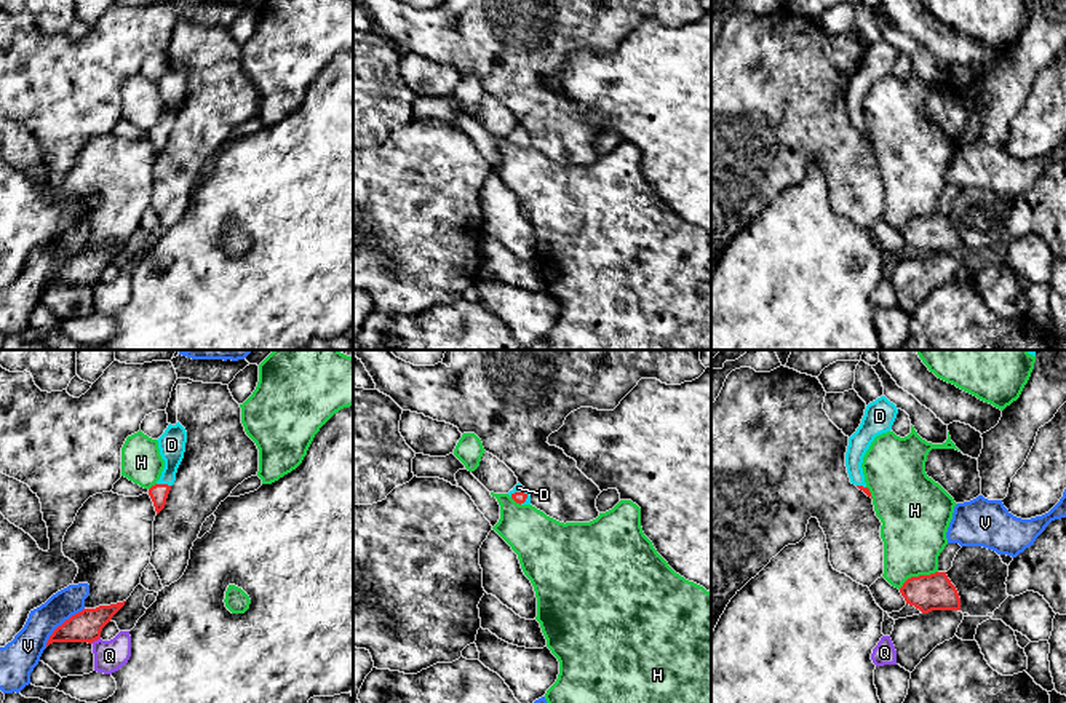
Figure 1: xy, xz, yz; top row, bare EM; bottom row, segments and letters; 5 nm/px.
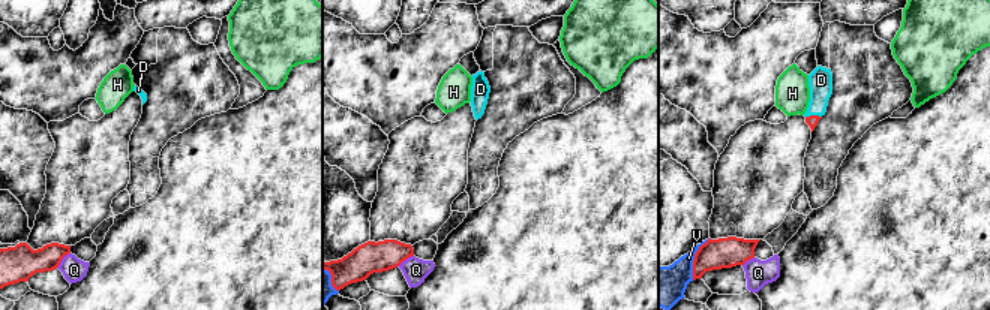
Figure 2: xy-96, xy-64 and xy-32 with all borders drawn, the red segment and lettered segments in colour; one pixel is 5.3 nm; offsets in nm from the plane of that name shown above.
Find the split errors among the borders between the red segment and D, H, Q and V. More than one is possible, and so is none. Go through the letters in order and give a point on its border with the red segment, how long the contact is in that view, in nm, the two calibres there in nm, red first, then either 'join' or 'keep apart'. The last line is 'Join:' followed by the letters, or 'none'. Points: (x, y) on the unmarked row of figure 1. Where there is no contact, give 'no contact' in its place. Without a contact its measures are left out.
D: xy (163, 127) | 70 nm | 90/140 nm | join
H: yz (919, 218) | 220 nm | 190/320 nm | keep apart
Q: xy (95, 281) | 70 nm | 160/160 nm | keep apart
V: xy (63, 266) | 280 nm | 160/170 nm | keep apart
Join: D

